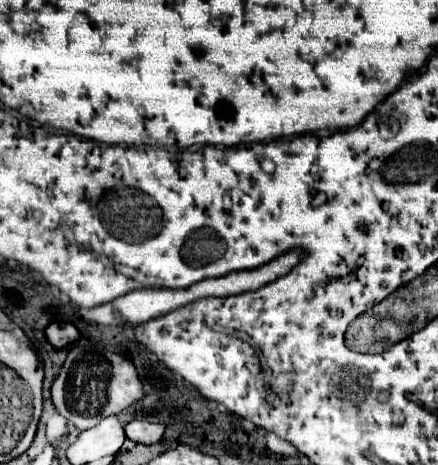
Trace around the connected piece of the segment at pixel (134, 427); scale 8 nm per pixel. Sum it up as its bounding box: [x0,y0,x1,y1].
[126,420,166,444]

